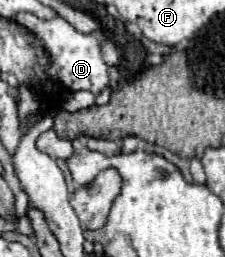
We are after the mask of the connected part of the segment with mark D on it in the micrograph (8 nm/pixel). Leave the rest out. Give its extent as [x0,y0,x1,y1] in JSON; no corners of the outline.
[16,16,108,94]

